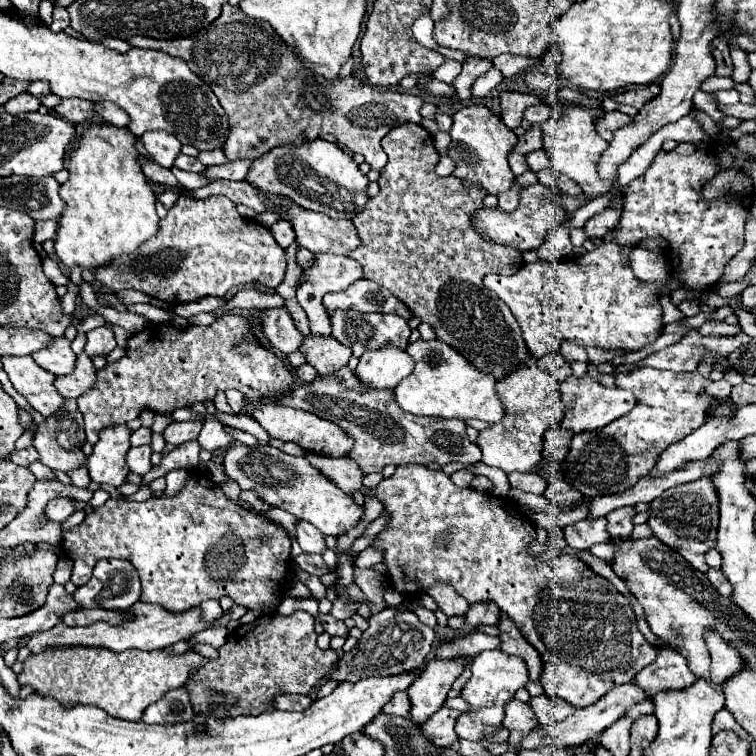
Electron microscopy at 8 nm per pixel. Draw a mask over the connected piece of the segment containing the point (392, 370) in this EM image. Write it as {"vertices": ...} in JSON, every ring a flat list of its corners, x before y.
{"vertices":[[388,343,376,351,364,351,356,375,362,383,374,389,394,389,412,373,412,369,414,361,408,351]]}

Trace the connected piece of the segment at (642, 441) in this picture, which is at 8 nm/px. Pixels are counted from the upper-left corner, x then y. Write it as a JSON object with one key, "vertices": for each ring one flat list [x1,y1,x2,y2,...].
{"vertices":[[644,367,632,373,620,373,616,387,632,389,636,407,628,415,612,421,612,425,604,425,604,429,574,435,568,455,560,465,564,479,584,497,612,495,636,485,640,477,646,477,654,469,656,457,660,457,668,445,684,439,706,423,708,405,712,405,712,401,734,405,730,399,732,385,728,381,710,381,700,377,698,371,672,373,668,369]]}

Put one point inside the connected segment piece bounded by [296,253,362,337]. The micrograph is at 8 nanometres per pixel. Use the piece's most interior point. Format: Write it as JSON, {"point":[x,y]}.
{"point":[329,273]}

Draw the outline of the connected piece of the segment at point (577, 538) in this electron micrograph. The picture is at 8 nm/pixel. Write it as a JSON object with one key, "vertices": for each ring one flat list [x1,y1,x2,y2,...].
{"vertices":[[582,519,574,525,568,525,562,529,564,539,574,549,588,549,594,543,610,543,608,531,606,531,606,519]]}

